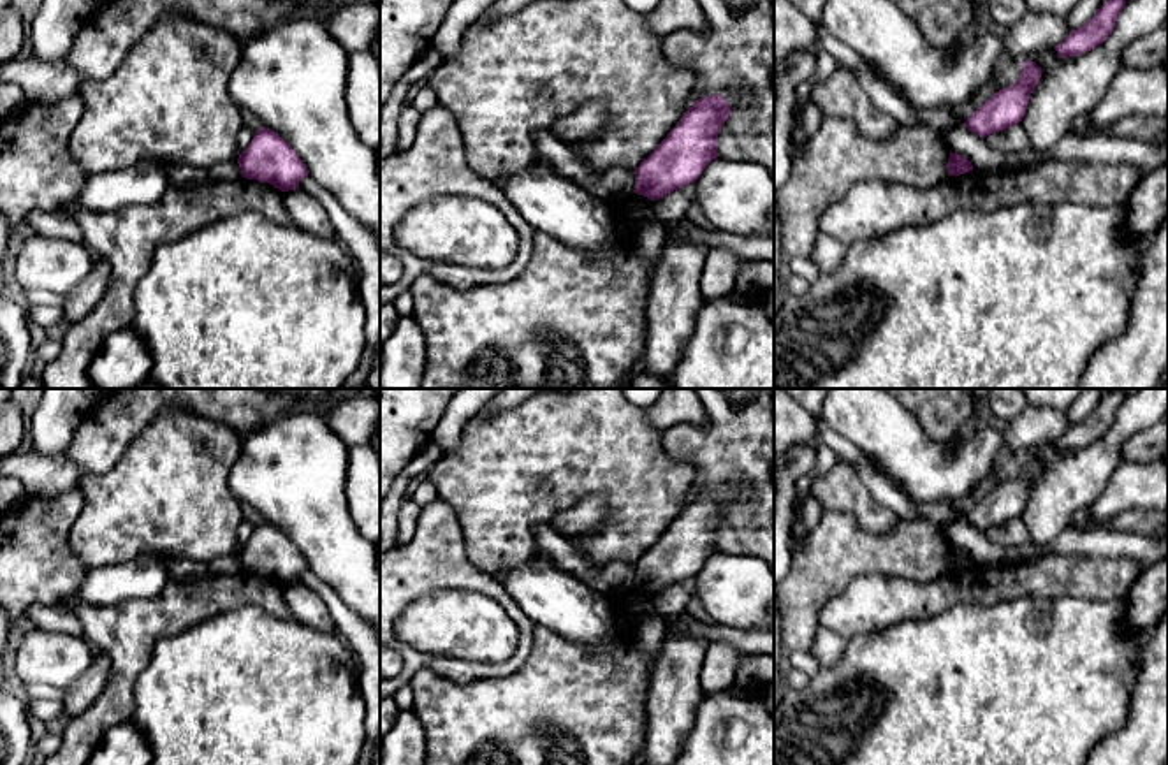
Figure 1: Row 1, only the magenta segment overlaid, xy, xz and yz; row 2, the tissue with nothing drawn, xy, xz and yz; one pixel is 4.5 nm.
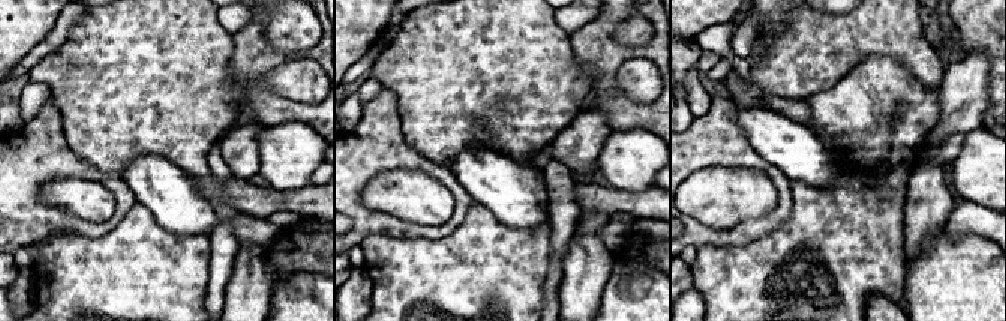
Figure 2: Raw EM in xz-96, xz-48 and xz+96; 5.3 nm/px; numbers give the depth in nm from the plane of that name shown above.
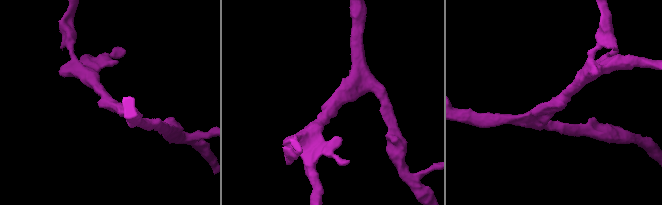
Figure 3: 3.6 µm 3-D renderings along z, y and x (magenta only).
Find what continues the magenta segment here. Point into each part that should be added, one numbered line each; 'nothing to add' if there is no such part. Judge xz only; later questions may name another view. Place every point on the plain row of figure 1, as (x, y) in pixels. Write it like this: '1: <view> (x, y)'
nothing to add

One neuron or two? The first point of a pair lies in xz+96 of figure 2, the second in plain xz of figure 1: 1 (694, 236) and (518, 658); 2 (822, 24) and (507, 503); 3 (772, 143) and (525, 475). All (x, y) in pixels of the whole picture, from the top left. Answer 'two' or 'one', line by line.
1: one
2: one
3: two

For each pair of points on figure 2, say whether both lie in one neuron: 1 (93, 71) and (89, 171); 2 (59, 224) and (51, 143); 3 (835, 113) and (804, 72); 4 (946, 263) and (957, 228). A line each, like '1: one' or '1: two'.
1: two
2: one
3: two
4: two

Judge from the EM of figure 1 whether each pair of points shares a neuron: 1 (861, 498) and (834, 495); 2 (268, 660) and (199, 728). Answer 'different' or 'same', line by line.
1: same
2: same

